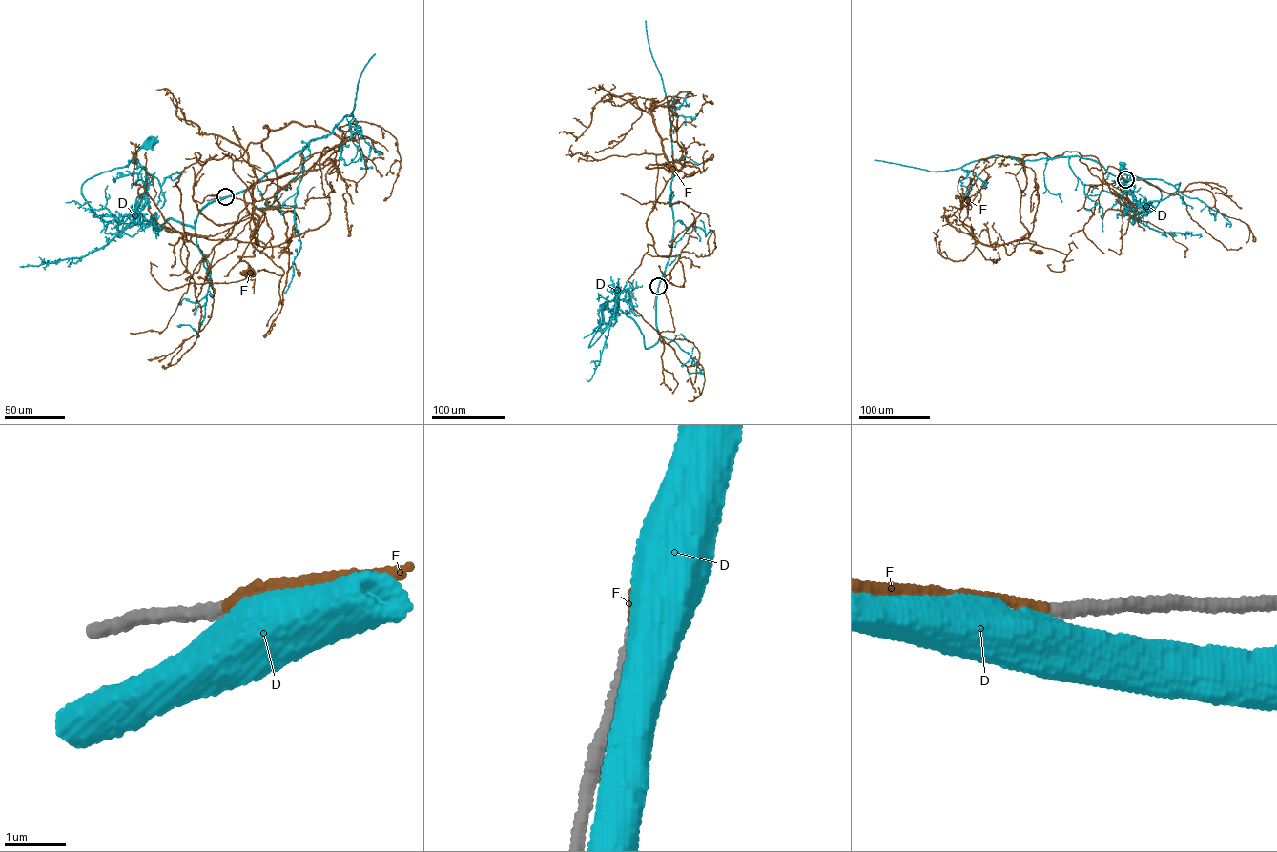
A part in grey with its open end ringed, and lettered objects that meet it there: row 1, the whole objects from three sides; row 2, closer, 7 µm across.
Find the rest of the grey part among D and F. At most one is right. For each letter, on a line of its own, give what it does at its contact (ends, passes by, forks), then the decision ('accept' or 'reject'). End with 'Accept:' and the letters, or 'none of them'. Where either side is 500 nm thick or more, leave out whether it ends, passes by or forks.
D: reject
F: it ends; accept
Accept: F

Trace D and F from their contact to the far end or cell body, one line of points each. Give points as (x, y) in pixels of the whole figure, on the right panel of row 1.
D: (1125, 179), (1180, 183), (1163, 199), (1139, 205), (1147, 211), (1156, 206), (1161, 192), (1122, 165)
F: (1125, 179), (1106, 183), (1098, 158), (1077, 152), (1024, 157), (1020, 220), (1035, 242), (1030, 250), (1040, 253)

